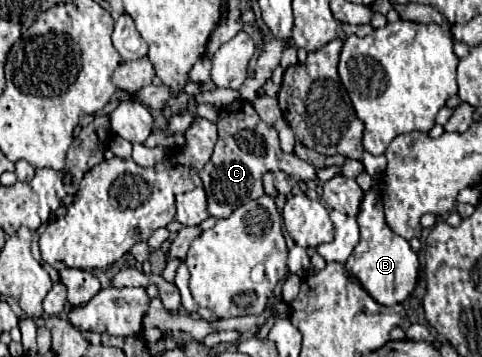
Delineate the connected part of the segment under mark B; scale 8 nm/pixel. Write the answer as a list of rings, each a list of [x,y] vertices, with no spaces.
[[[373,189],[365,193],[357,221],[361,227],[361,241],[345,263],[347,275],[351,275],[351,279],[355,279],[377,303],[387,307],[403,303],[413,293],[421,271],[417,253],[413,253],[413,249],[409,247],[409,241],[395,235],[391,227],[387,227],[385,215],[381,211],[381,195]]]

